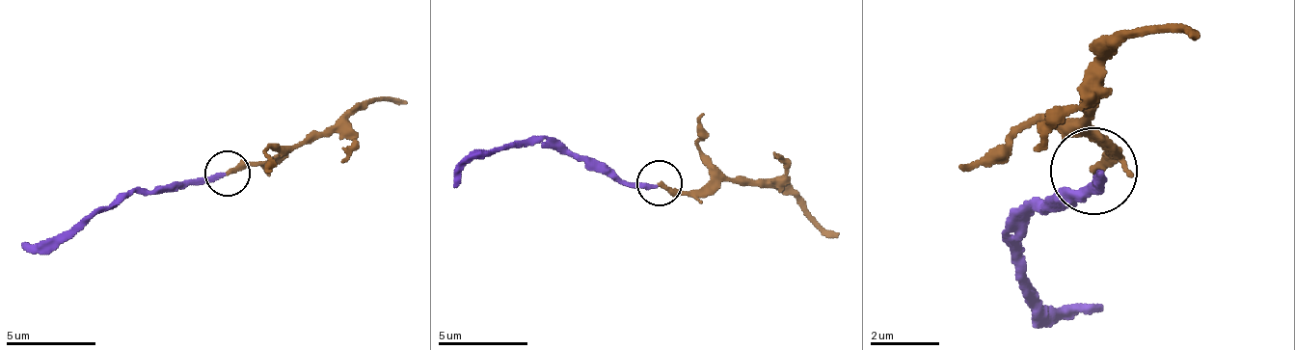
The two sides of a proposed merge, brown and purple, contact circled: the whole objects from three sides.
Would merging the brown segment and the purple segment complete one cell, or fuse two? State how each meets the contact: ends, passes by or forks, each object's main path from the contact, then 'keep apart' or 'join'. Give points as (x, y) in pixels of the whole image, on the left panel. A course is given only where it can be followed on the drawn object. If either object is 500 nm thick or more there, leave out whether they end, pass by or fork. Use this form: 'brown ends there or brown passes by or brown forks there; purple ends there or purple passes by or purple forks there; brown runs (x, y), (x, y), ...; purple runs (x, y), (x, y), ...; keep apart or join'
brown ends there; purple ends there; brown runs (229, 172), (278, 163), (291, 149), (340, 126), (377, 99), (409, 104); purple runs (224, 172), (143, 190), (97, 207), (47, 239), (20, 244); keep apart

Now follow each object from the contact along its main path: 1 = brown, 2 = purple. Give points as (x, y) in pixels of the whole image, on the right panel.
1: (1096, 169), (1114, 151), (1088, 125), (1088, 82), (1148, 30), (1192, 39)
2: (1096, 169), (1088, 186), (1044, 203), (1018, 238), (1036, 299), (1105, 308)

